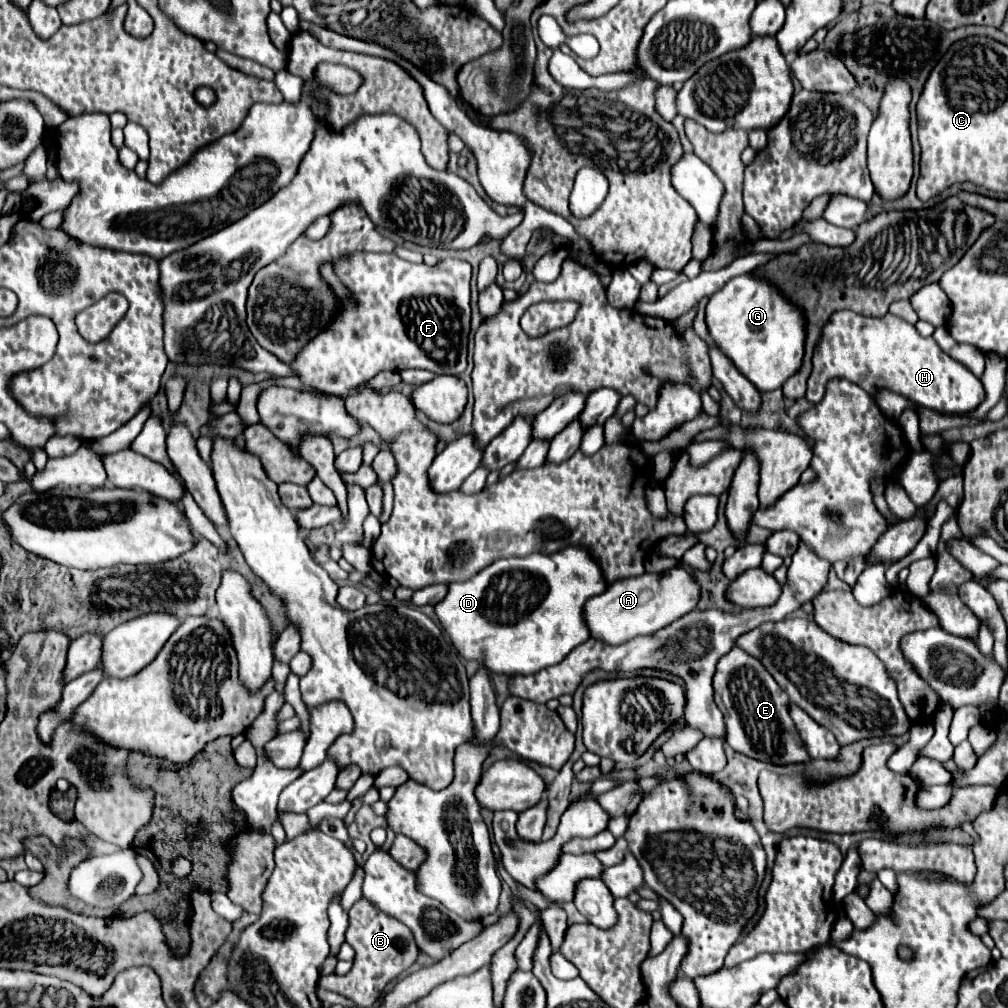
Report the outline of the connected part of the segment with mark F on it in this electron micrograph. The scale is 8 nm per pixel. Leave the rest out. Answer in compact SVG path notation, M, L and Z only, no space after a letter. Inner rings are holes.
M360 254L360 256L346 256L344 260L338 260L334 264L334 272L340 276L340 280L352 290L354 300L342 300L344 302L344 312L340 312L340 316L336 316L336 320L328 326L328 330L324 330L320 336L316 336L316 340L312 340L310 344L306 344L300 352L300 356L290 364L298 374L300 380L308 386L318 388L324 394L334 394L334 396L346 396L352 388L356 388L358 384L370 380L372 376L376 376L382 370L406 370L406 368L422 368L422 370L430 370L434 374L454 374L460 376L466 370L466 350L468 350L468 334L470 334L470 278L472 278L472 266L464 260L456 260L456 258L446 258L436 266L428 266L428 264L412 264L408 260L398 258L396 254Z

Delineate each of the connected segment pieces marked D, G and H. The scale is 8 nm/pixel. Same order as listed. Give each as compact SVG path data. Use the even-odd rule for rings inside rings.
M566 546L554 554L502 558L480 570L474 578L450 584L448 596L436 604L436 614L444 630L450 634L456 650L466 660L484 662L492 672L500 674L536 674L542 668L562 662L576 646L590 638L590 630L584 620L584 604L606 588L608 582L602 568L588 548Z
M738 276L710 296L706 306L706 322L716 346L728 354L736 368L760 390L776 390L800 370L804 358L806 318L778 288L762 276Z
M836 312L832 324L824 328L824 336L812 358L812 376L808 378L806 398L820 402L826 390L826 382L840 376L852 380L864 388L876 402L876 392L888 388L912 402L946 414L966 414L984 400L982 382L968 372L962 364L956 364L950 356L940 352L940 346L932 338L922 338L918 330L906 320L886 314L882 318L870 318L856 312Z

